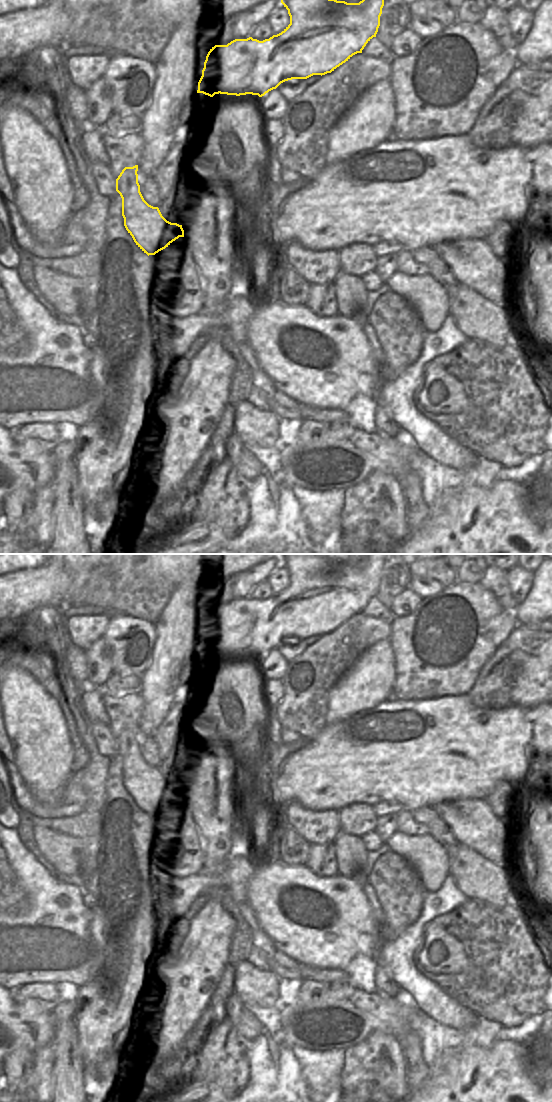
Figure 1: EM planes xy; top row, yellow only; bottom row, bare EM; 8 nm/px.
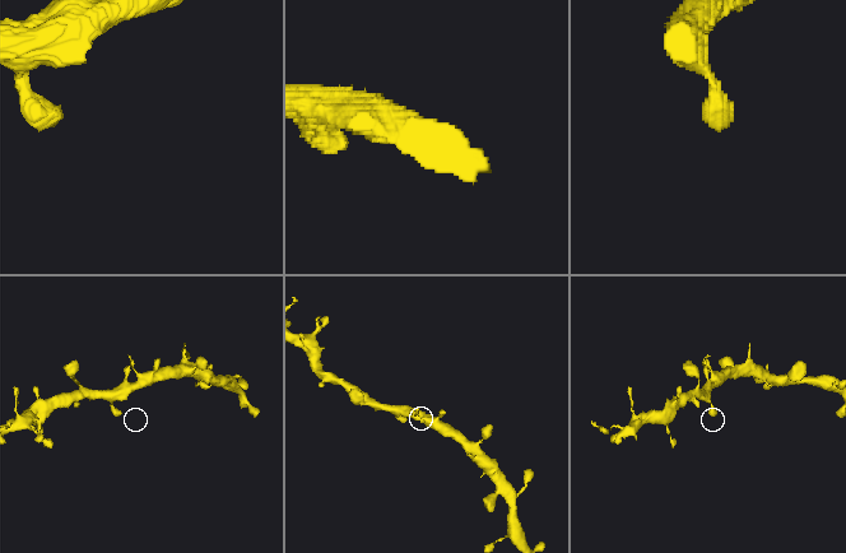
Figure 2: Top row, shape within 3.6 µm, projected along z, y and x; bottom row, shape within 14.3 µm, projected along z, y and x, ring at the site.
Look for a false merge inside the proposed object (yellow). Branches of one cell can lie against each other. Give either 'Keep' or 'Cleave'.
Keep.

